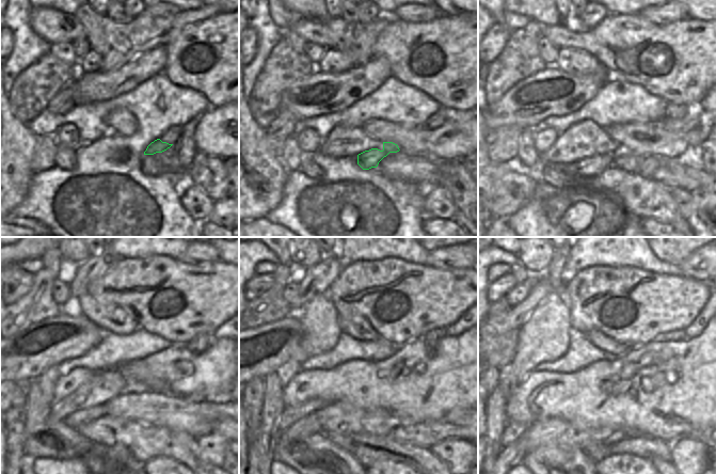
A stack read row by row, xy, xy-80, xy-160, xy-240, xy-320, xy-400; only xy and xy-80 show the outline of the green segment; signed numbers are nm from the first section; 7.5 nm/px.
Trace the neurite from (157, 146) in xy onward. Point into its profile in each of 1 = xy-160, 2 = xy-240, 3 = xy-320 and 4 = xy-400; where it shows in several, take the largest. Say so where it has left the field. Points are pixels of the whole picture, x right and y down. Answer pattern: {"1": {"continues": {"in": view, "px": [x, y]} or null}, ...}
{"1": {"continues": {"in": "xy-160", "px": [591, 166]}}, "2": {"continues": {"in": "xy-240", "px": [77, 419]}}, "3": {"continues": {"in": "xy-320", "px": [308, 425]}}, "4": {"continues": {"in": "xy-400", "px": [512, 454]}}}

